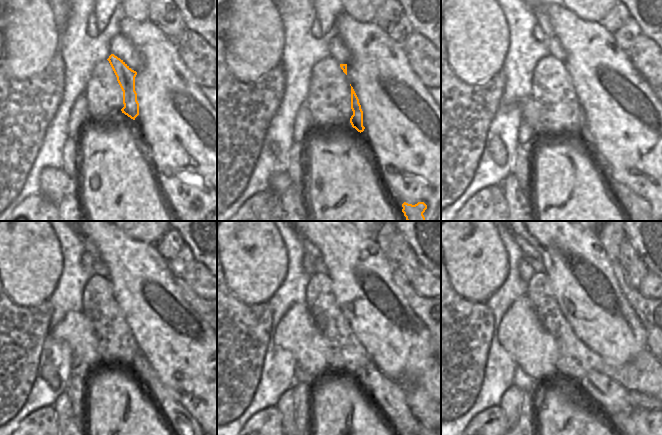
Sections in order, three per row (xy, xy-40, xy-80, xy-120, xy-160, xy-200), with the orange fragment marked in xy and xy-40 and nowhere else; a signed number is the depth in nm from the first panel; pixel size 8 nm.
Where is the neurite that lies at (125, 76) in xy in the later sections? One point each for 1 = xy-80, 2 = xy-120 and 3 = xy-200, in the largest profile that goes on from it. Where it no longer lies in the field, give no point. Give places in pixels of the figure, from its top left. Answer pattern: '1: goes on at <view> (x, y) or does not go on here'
1: goes on at xy-80 (584, 133)
2: goes on at xy-120 (182, 424)
3: goes on at xy-200 (609, 395)

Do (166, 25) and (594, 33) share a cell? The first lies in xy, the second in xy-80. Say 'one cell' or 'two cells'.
two cells

